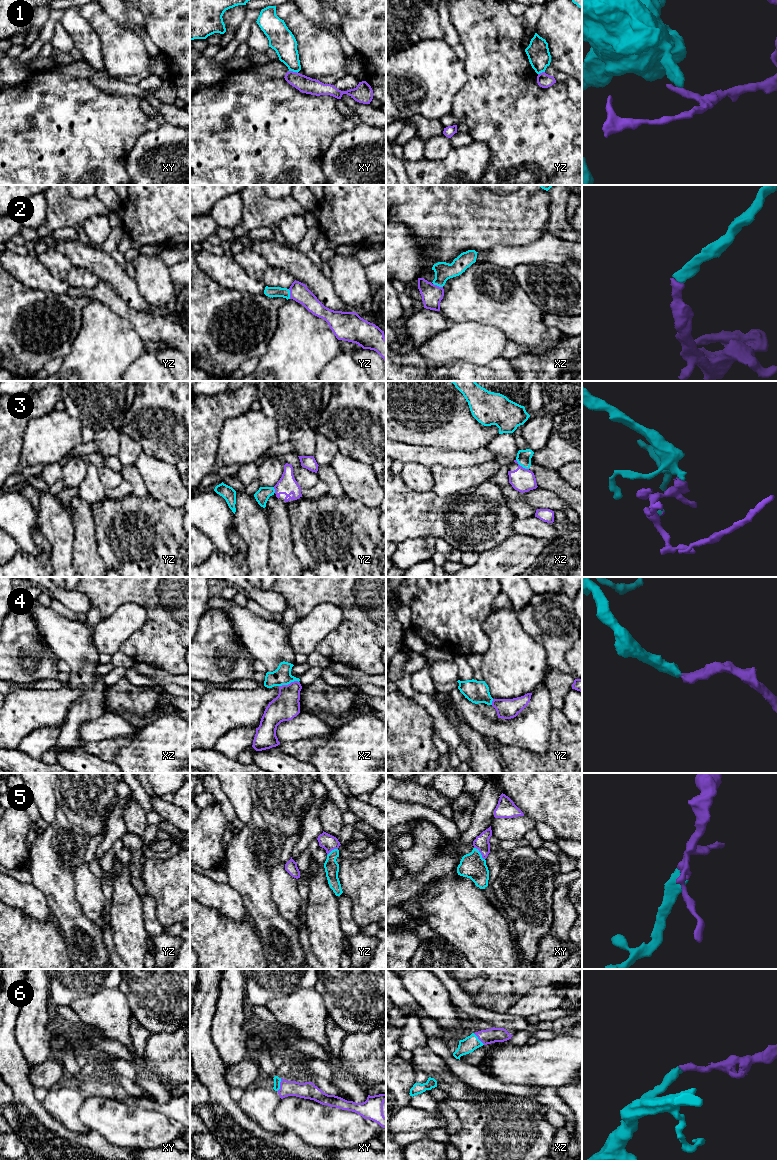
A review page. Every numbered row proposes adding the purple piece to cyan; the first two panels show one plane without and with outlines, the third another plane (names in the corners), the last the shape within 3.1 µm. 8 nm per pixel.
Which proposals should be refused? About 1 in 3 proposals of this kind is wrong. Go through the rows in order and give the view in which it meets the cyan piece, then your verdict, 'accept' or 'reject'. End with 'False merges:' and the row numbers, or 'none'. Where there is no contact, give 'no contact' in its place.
1: meets cyan in xy; reject
2: meets cyan in yz; accept
3: meets cyan in xz; reject
4: meets cyan in xz; accept
5: meets cyan in xy; accept
6: meets cyan in xy; accept
False merges: 1, 3

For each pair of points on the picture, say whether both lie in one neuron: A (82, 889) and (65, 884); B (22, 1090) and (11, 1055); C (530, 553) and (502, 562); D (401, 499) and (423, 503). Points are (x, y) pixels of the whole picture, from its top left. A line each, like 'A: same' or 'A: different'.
A: different
B: same
C: same
D: same

